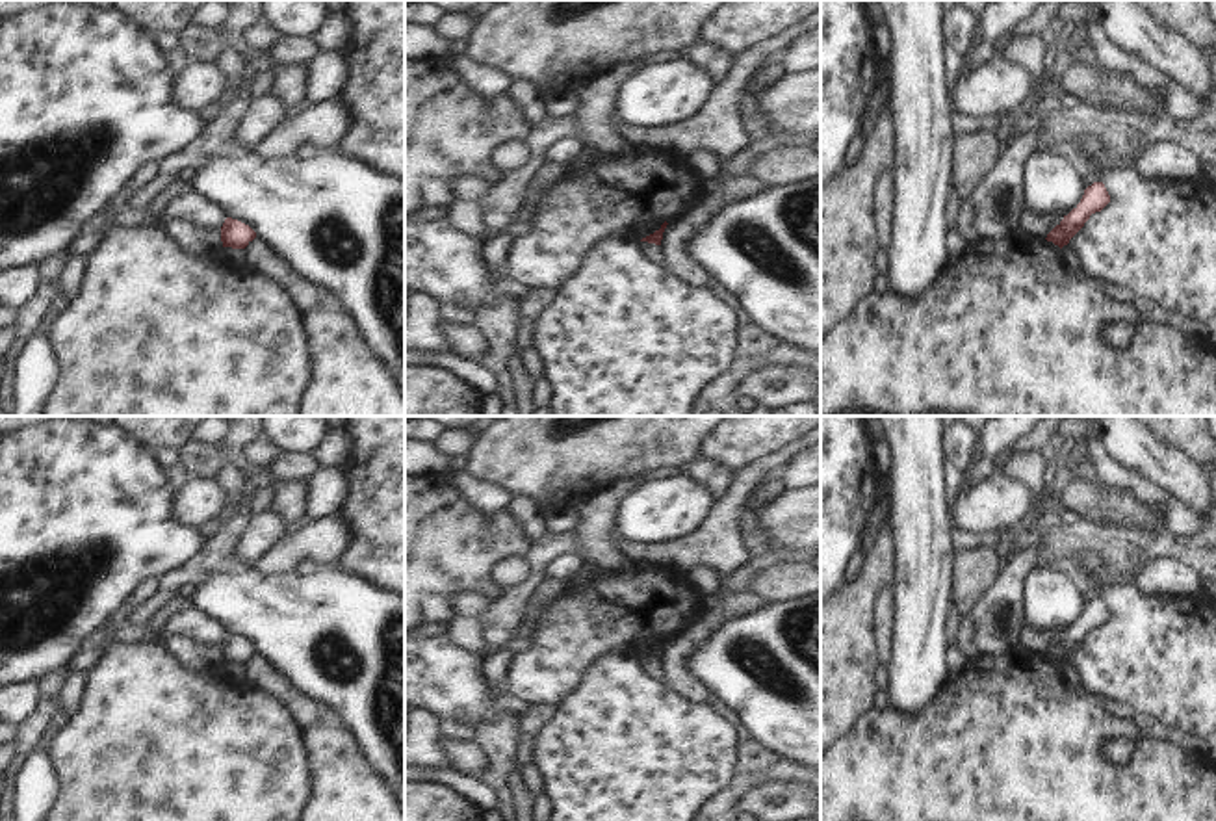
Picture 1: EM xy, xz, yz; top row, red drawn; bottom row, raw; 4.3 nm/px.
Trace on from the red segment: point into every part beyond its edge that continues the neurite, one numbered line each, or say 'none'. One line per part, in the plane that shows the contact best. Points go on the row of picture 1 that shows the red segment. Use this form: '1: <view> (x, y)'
none

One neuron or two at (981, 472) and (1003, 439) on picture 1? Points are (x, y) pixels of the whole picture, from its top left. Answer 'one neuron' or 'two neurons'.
one neuron

